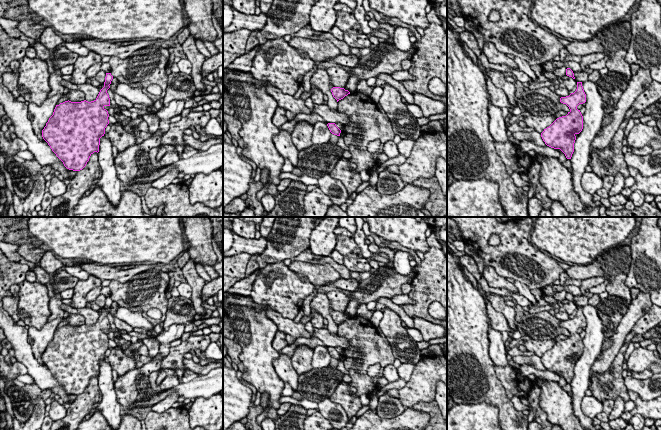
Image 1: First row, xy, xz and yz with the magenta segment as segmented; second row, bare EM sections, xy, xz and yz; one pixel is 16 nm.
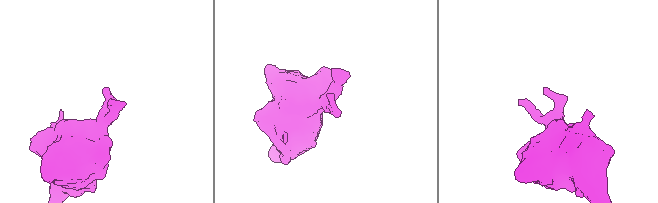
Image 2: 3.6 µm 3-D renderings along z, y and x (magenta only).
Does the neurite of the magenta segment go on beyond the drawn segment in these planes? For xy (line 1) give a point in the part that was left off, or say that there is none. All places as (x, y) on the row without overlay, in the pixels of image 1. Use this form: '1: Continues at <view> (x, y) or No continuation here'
1: No continuation here

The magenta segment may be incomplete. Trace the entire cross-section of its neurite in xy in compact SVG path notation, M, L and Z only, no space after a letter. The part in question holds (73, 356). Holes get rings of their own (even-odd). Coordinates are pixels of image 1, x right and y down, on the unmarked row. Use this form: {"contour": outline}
{"contour": "M106 297L104 311L94 325L68 324L56 329L42 354L43 363L69 394L82 394L90 380L99 376L100 362L109 348L104 331L110 330L107 314L112 303L111 297Z"}

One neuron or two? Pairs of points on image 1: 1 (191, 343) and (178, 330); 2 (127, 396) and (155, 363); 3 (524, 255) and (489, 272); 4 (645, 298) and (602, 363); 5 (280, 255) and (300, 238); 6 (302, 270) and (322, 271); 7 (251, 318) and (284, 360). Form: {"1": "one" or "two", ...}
{"1": "two", "2": "one", "3": "two", "4": "one", "5": "one", "6": "one", "7": "two"}

